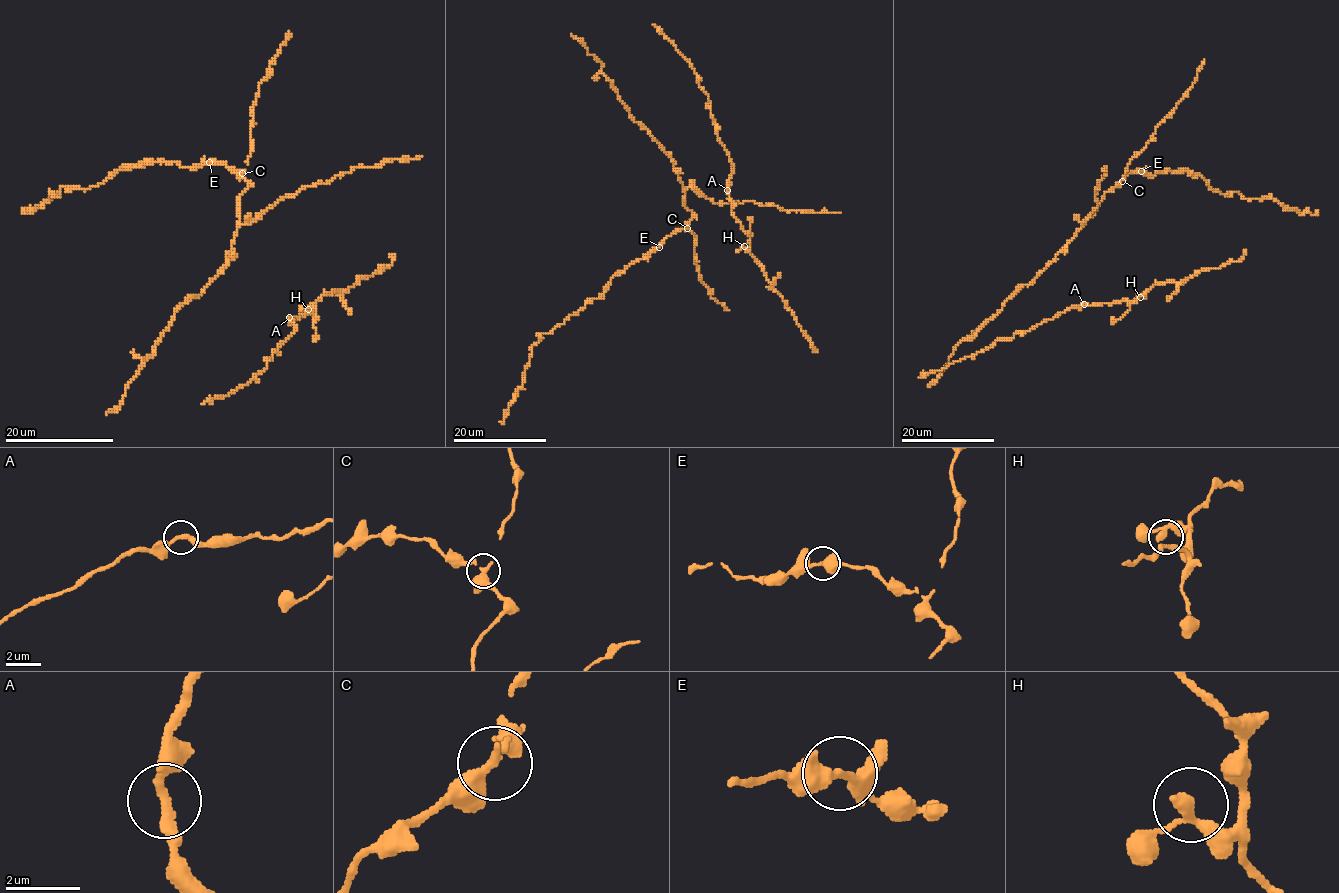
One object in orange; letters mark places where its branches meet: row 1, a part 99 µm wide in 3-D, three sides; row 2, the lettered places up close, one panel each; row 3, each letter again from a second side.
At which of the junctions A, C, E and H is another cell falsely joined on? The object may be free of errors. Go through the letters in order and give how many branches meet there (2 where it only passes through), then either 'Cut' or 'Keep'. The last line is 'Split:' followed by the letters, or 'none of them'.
A: Branches: 2. Keep
C: Branches: 2. Keep
E: Branches: 2. Keep
H: Branches: 2. Keep
Split: none of them

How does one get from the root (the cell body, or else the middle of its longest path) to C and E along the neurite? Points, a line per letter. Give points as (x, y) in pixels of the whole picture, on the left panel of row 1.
C: (159, 341), (174, 312), (198, 296), (227, 264), (239, 221), (239, 196), (248, 185), (242, 173)
E: (159, 341), (174, 312), (198, 296), (218, 274), (232, 248), (239, 196), (248, 184), (239, 172), (209, 162)

